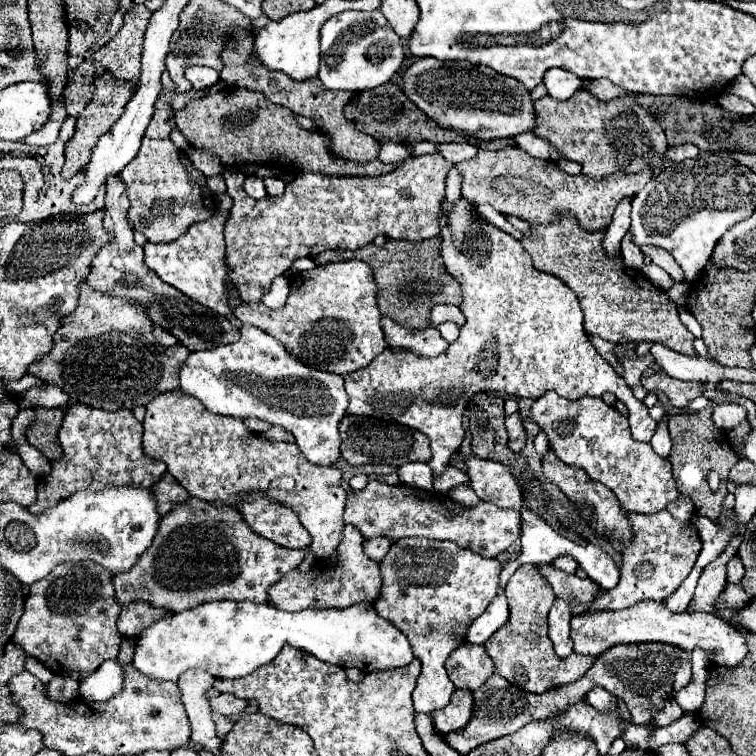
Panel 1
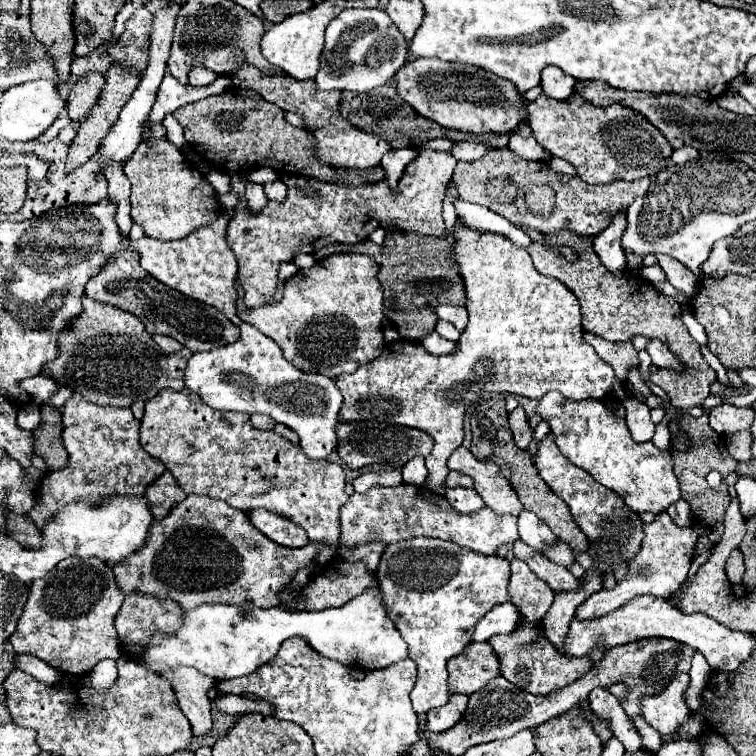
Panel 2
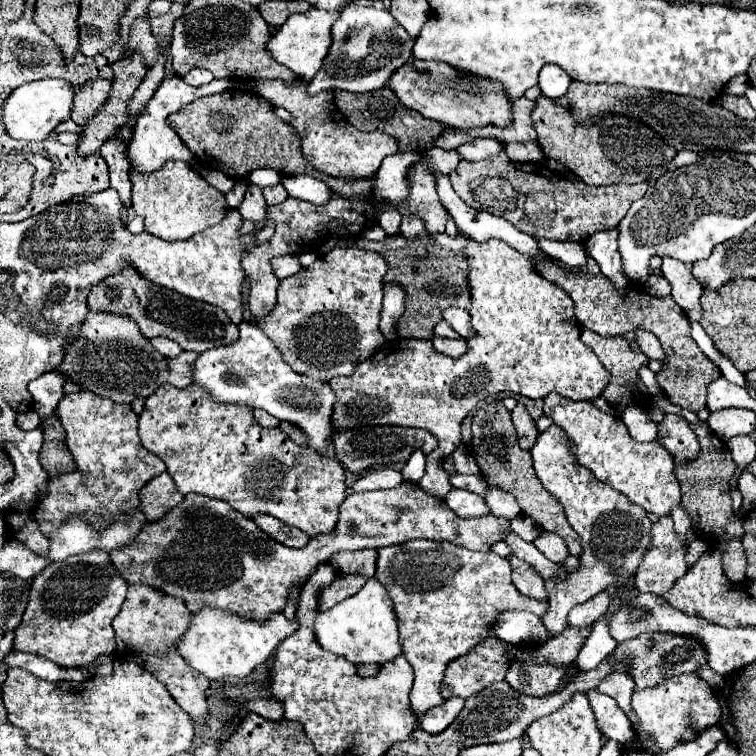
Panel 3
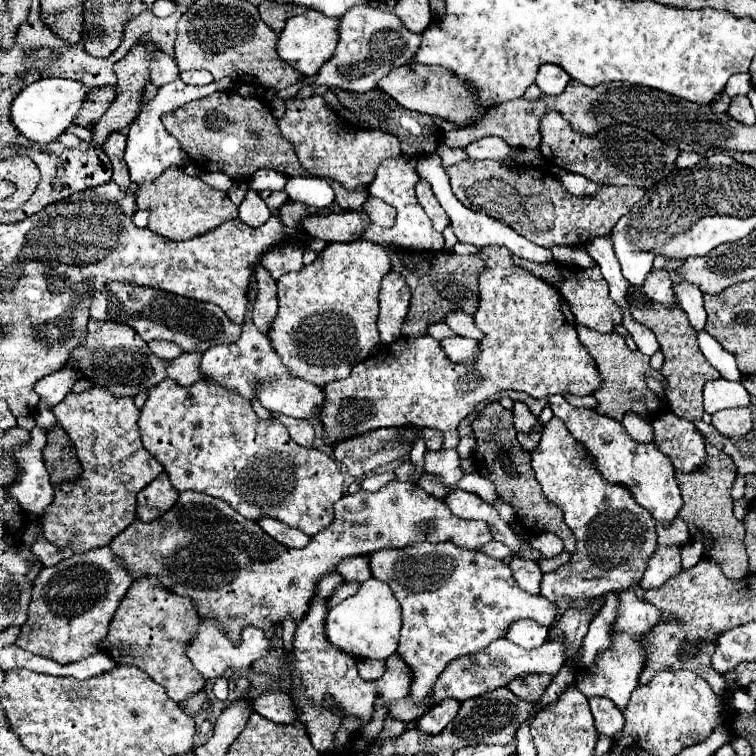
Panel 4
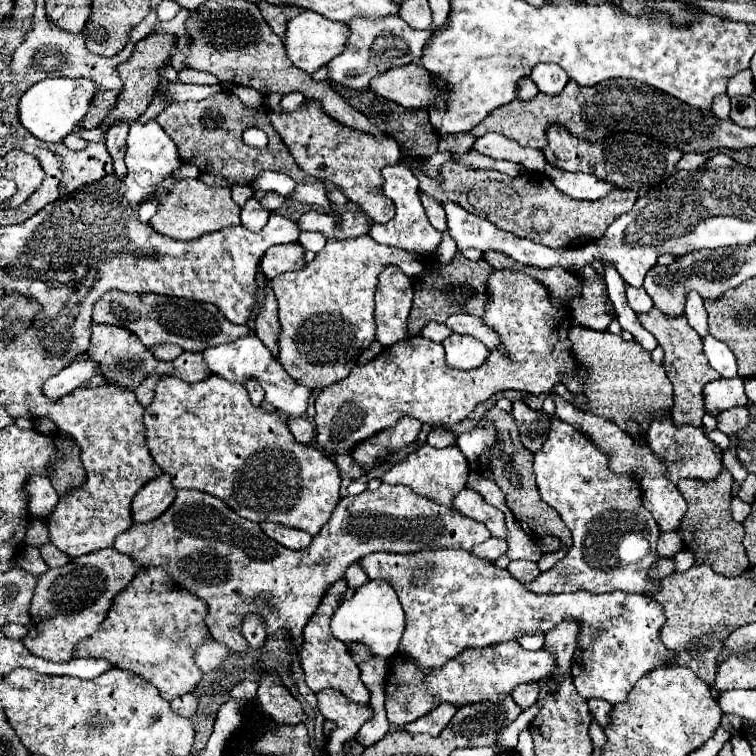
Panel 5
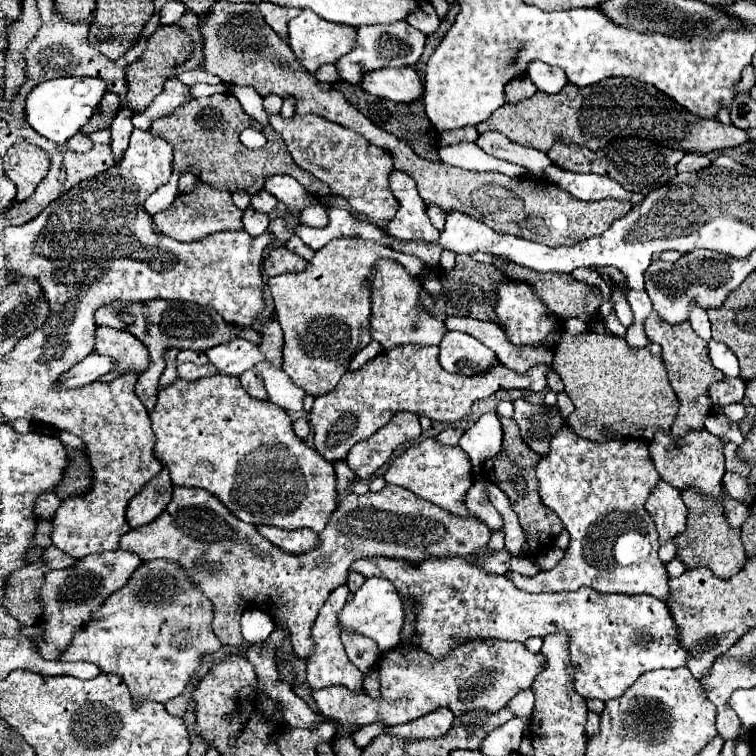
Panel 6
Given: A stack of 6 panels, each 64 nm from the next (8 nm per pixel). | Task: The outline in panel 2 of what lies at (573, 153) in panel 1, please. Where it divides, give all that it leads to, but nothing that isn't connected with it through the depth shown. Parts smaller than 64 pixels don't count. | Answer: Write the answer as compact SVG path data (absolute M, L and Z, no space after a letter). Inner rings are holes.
M540 94L528 104L530 128L534 138L548 148L552 156L568 160L576 166L578 176L588 184L608 184L616 178L638 180L642 176L656 176L666 168L672 146L642 114L624 108L620 102L598 108L578 94L568 100L554 100Z

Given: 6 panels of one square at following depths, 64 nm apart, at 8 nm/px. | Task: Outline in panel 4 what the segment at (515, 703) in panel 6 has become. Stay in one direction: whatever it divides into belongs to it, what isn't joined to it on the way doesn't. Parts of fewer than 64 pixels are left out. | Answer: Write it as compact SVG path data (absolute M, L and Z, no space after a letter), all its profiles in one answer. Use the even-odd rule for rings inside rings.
M526 674L526 676L516 676L508 682L508 688L526 700L540 700L540 696L546 692L546 688L552 682L552 674Z

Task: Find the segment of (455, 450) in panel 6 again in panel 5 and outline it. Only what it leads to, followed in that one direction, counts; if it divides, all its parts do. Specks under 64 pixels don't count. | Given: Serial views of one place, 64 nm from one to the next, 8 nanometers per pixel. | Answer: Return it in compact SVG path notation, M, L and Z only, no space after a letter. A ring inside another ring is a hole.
M424 444L420 450L412 452L404 462L396 464L390 472L386 472L382 476L382 482L410 486L418 494L424 494L436 500L438 504L452 508L452 498L466 486L466 478L468 478L468 462L464 460L464 456L458 452L456 446L438 450L438 448L432 448L430 444Z

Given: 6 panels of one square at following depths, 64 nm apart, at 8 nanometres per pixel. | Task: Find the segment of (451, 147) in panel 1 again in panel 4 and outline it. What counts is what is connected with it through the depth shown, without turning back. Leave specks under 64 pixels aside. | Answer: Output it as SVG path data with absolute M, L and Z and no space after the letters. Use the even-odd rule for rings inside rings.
M488 136L488 138L480 138L472 144L468 144L464 148L464 152L470 160L486 160L486 158L490 158L490 160L508 160L512 148L504 140L500 140L496 136Z

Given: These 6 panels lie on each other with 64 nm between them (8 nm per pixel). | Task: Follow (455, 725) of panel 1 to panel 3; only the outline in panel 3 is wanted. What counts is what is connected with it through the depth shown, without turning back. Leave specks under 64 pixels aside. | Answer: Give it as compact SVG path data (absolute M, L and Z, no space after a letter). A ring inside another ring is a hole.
M448 698L444 704L428 710L422 718L420 718L420 728L430 732L430 734L440 734L442 730L446 730L456 716L460 714L460 710L464 708L464 700L462 698Z

